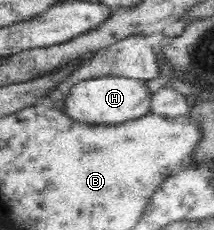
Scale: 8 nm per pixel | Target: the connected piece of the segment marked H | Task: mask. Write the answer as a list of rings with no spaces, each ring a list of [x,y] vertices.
[[[100,77],[86,79],[74,85],[64,100],[64,114],[74,121],[89,125],[120,125],[149,113],[152,101],[146,89],[145,81],[127,79],[126,77]]]

